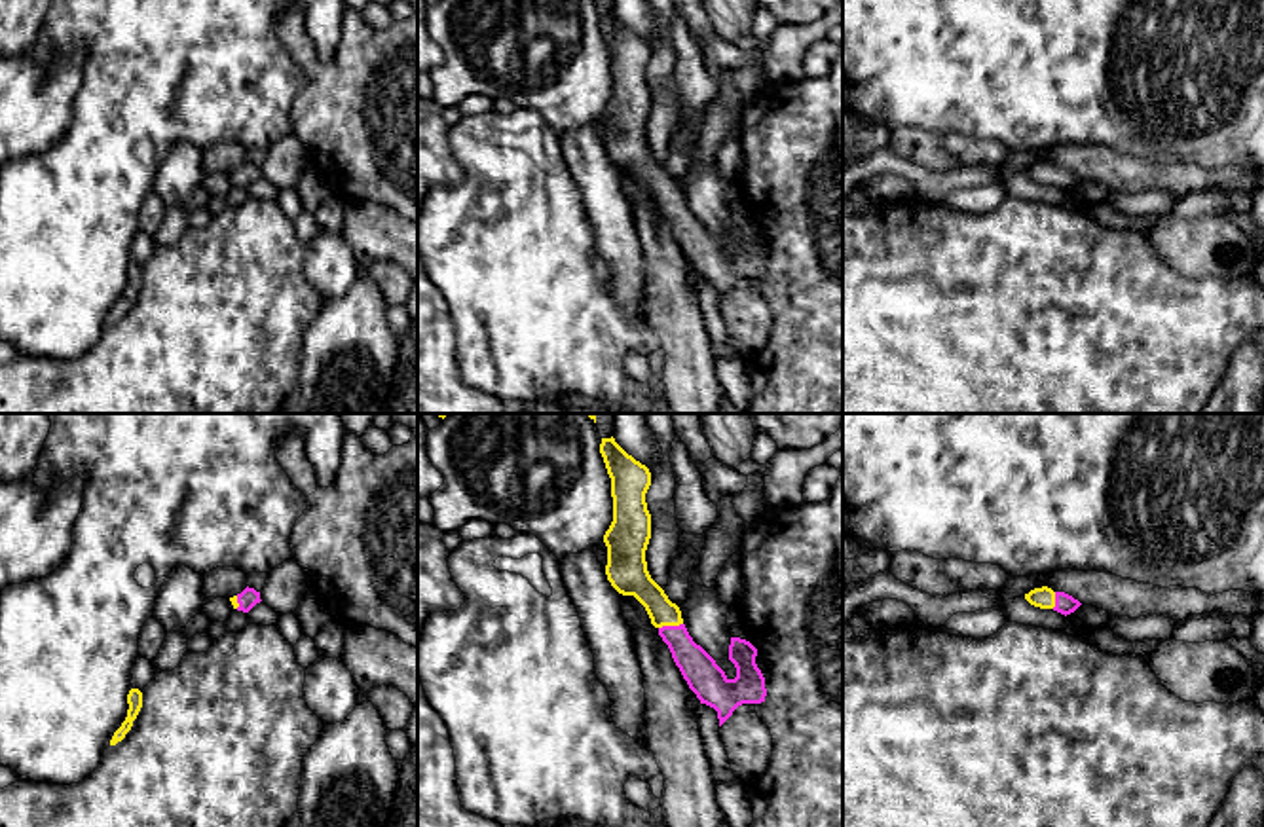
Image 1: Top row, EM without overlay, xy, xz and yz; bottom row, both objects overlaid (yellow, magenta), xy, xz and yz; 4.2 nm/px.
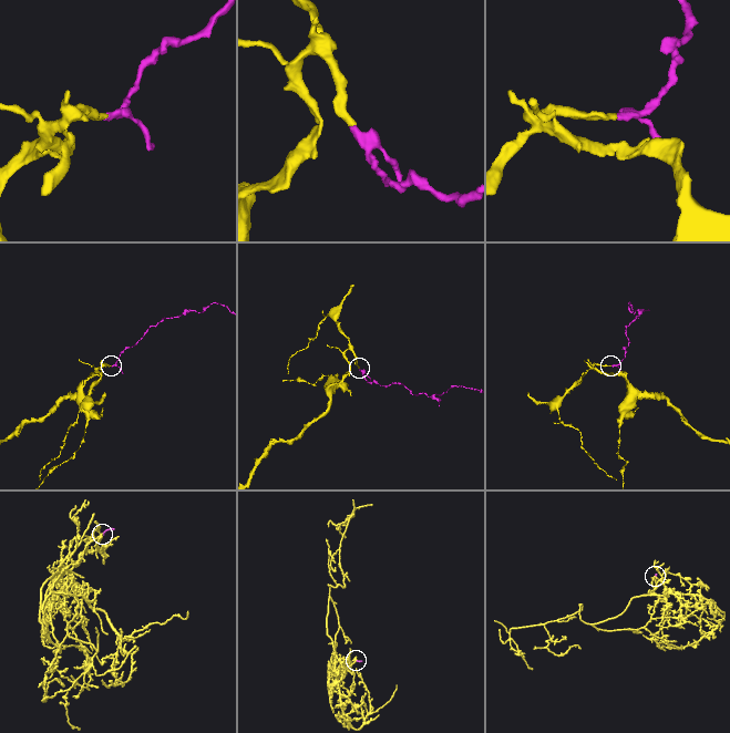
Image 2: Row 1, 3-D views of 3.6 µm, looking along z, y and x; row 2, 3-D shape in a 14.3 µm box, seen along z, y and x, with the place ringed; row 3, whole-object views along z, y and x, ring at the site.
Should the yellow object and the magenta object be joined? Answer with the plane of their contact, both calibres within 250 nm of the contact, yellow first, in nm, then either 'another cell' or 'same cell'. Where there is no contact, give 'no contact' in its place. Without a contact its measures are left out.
xz | 140/150 nm | same cell

